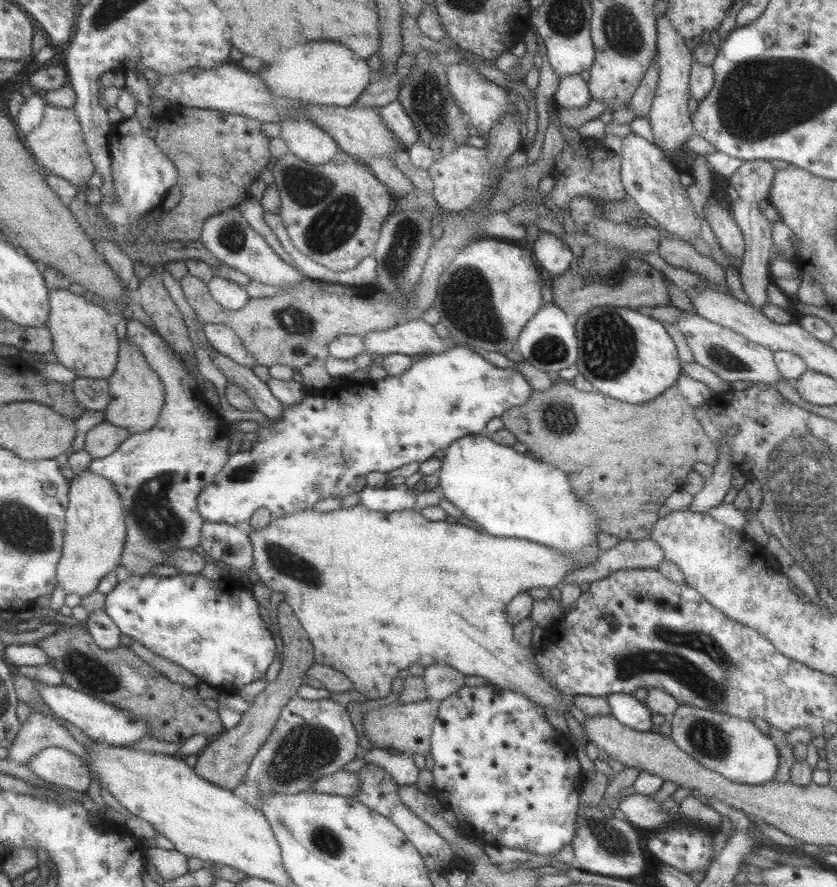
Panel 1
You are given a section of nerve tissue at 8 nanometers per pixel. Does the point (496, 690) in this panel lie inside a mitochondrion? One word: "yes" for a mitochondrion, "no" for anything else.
no

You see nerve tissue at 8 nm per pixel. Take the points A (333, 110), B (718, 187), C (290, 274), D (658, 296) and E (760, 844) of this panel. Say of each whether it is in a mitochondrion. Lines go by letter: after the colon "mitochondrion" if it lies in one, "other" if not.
A: other
B: other
C: other
D: other
E: other

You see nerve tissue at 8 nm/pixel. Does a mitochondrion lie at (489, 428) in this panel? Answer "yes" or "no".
no

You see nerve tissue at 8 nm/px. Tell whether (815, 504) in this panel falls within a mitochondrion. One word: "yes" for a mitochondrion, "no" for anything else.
yes

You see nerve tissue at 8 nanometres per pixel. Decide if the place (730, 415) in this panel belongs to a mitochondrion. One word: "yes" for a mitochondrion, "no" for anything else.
no

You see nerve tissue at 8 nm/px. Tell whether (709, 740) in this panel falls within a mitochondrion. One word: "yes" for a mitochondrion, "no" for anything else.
yes

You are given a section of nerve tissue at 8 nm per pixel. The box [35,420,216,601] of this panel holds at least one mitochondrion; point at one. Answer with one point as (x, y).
(150, 511)

